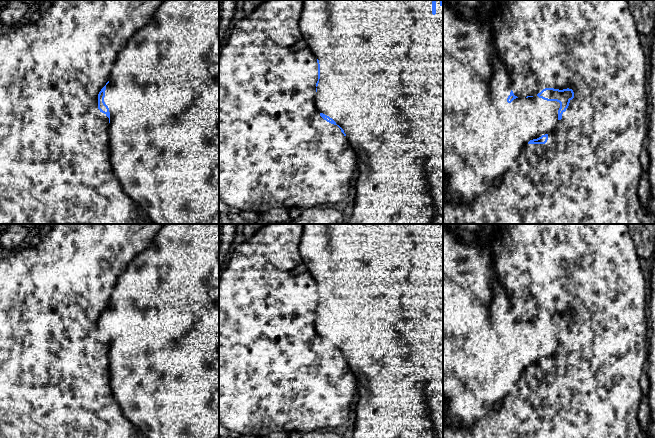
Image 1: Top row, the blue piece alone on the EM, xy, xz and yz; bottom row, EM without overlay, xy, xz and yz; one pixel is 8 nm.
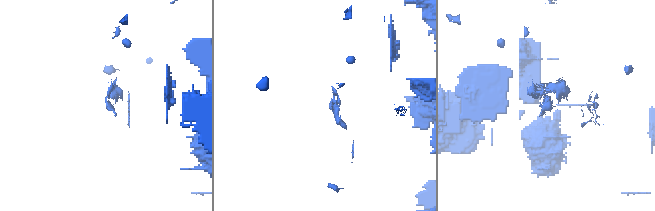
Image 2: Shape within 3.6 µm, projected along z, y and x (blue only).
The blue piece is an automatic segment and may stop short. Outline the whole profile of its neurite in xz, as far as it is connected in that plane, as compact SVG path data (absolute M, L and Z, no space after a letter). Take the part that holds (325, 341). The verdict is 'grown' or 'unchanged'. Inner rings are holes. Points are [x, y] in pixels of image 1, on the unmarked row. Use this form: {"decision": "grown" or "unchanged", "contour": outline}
{"decision": "grown", "contour": "M303 224L299 252L307 271L317 282L318 305L315 330L324 344L341 353L355 376L359 401L351 438L443 438L443 224Z"}

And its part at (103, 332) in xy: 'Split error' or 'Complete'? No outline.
Split error

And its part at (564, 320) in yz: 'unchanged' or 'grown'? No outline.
grown

